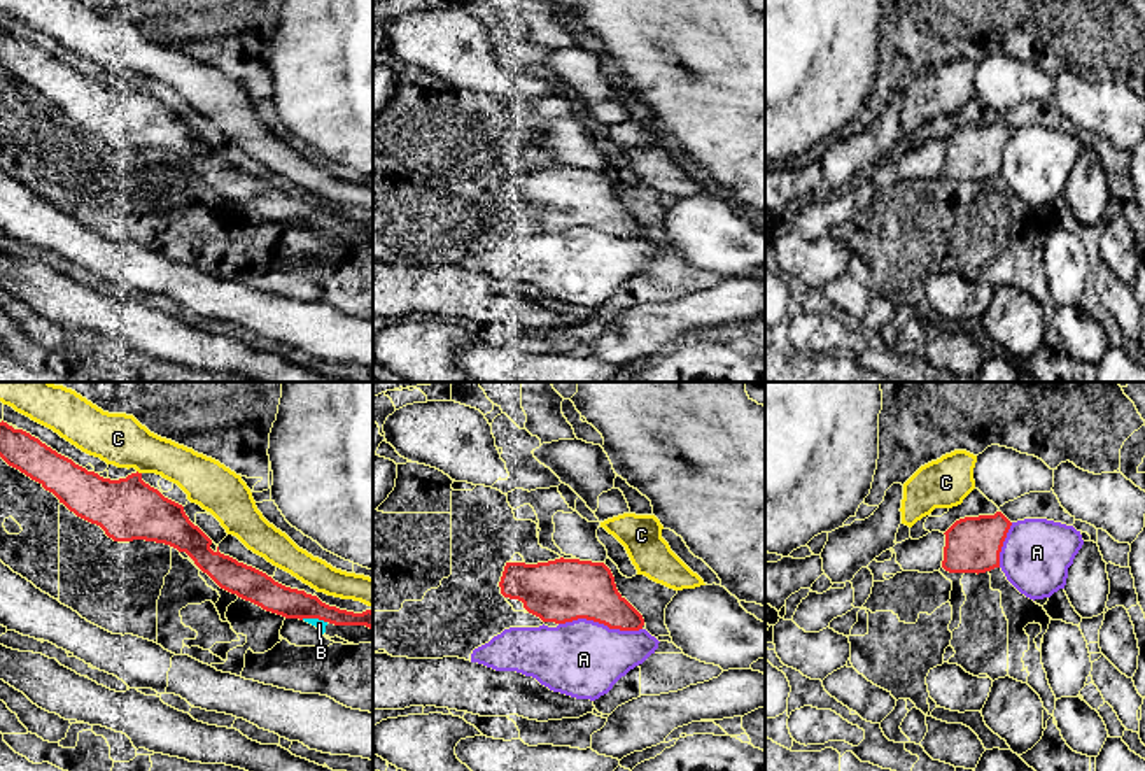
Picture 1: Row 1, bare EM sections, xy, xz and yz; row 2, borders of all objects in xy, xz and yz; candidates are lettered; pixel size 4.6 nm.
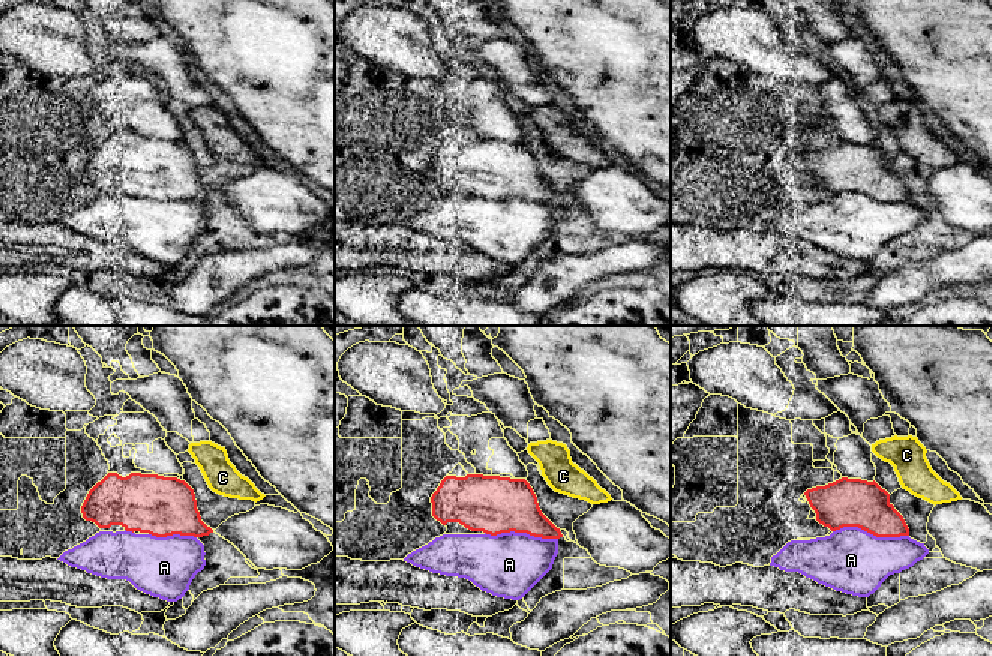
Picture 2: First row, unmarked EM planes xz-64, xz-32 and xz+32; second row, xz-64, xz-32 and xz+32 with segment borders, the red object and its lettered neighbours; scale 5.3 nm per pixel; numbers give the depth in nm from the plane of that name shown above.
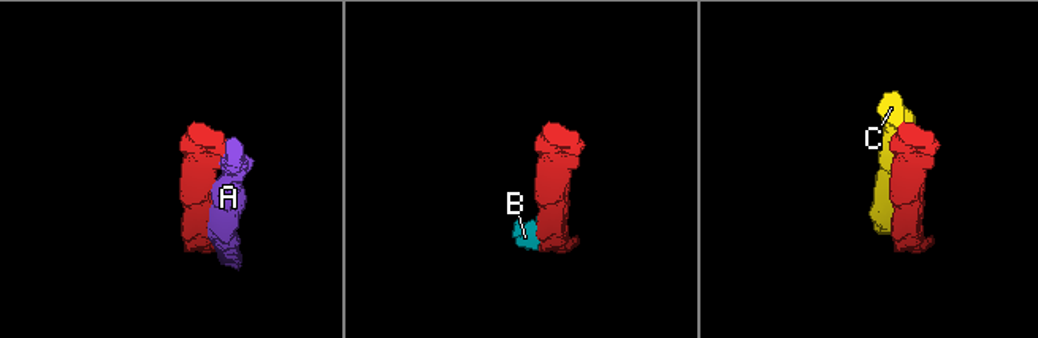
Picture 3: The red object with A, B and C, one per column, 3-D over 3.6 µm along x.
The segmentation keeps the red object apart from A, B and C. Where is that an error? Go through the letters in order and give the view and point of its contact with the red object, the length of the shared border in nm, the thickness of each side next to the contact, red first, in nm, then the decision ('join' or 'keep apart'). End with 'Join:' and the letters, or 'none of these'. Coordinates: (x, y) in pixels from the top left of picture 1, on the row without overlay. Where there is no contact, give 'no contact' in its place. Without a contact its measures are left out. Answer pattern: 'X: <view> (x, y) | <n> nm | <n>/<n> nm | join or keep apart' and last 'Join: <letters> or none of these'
A: xz (601, 230) | 380 nm | 300/360 nm | keep apart
B: xy (314, 225) | 120 nm | 140/50 nm | keep apart
C: xy (137, 79) | 30 nm | 280/240 nm | keep apart
Join: none of these

